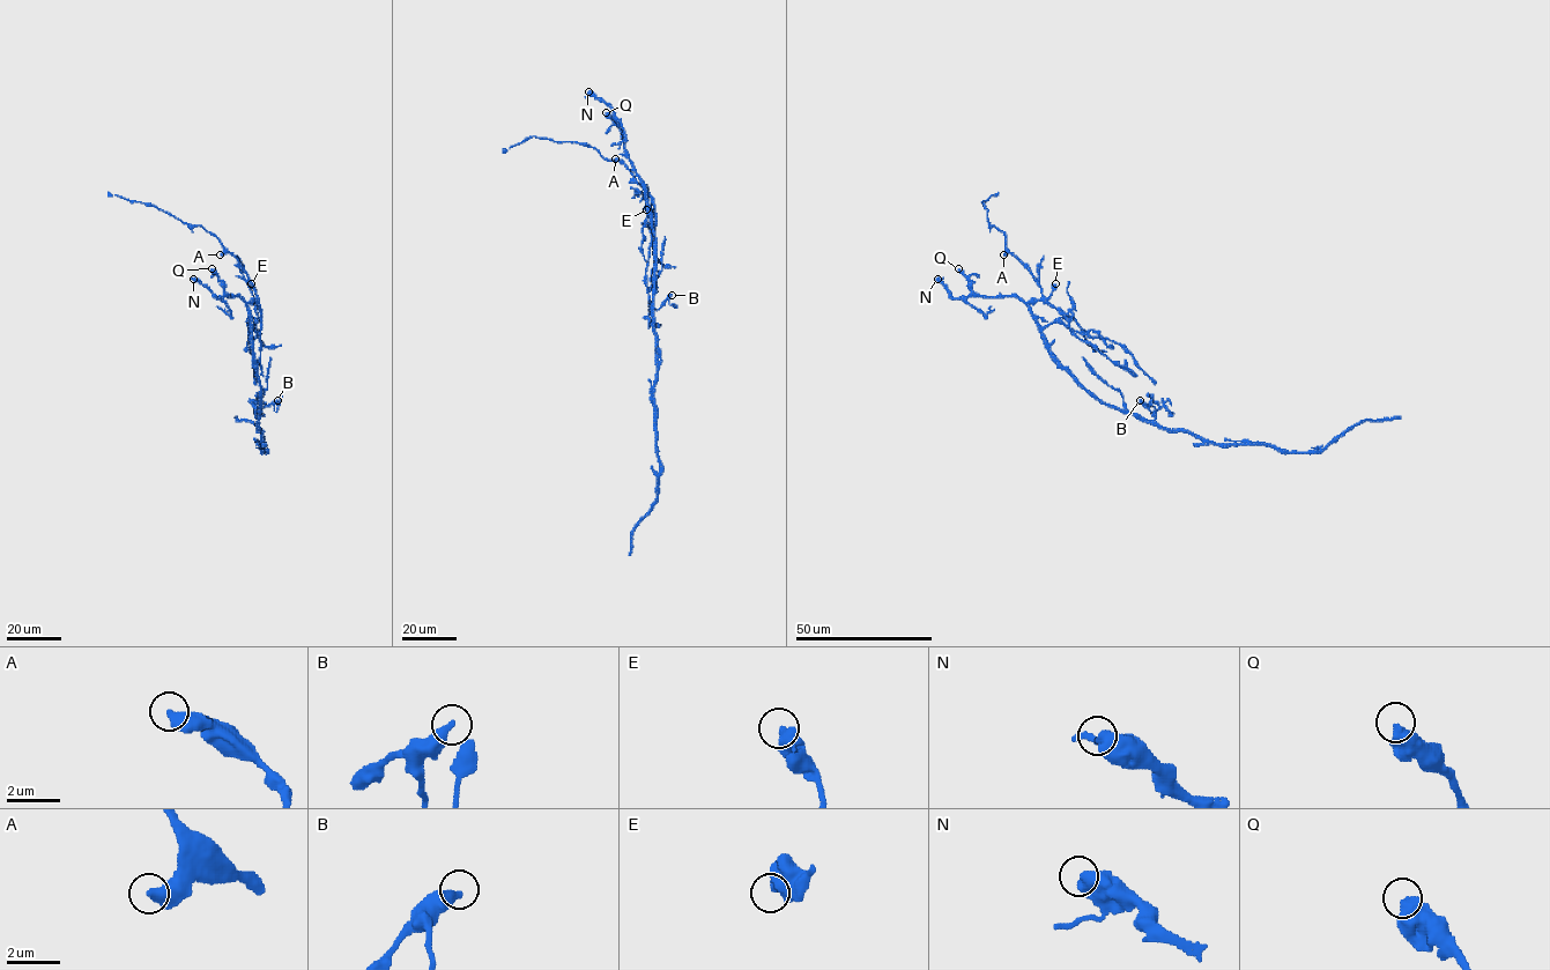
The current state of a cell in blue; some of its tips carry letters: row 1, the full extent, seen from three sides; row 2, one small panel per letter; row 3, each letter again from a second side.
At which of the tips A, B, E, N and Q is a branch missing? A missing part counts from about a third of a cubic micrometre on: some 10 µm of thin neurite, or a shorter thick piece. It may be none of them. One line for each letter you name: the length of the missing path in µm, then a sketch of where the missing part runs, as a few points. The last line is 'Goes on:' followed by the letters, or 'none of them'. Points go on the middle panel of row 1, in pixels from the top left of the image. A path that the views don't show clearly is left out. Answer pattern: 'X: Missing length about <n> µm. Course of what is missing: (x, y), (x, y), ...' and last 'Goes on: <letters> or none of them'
N: Missing length about 60 µm
Q: Missing length about 15 µm. Course of what is missing: (606, 112), (594, 105), (585, 106), (580, 117)
Goes on: N, Q

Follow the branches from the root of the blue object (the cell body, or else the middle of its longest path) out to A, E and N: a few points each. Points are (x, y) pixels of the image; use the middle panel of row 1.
A: (654, 243), (643, 182), (651, 197), (615, 158)
E: (654, 243), (643, 182), (651, 200), (646, 209)
N: (654, 243), (646, 190), (624, 148), (615, 112), (588, 91)

